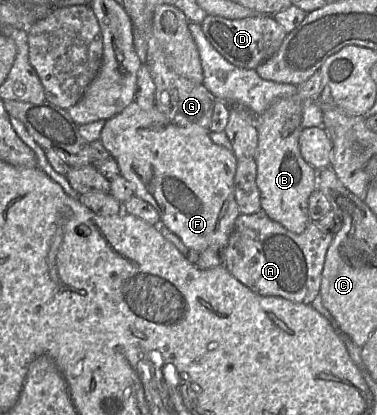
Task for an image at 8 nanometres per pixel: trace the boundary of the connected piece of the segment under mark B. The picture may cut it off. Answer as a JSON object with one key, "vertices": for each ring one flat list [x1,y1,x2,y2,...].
{"vertices":[[318,70,308,81,298,86,295,95,275,101,262,115,255,117,258,149,255,156,256,184,260,191,261,210,287,230,301,234,310,222,308,200,317,189,317,171,300,153,299,138,303,130,304,107,318,101,322,74]]}

